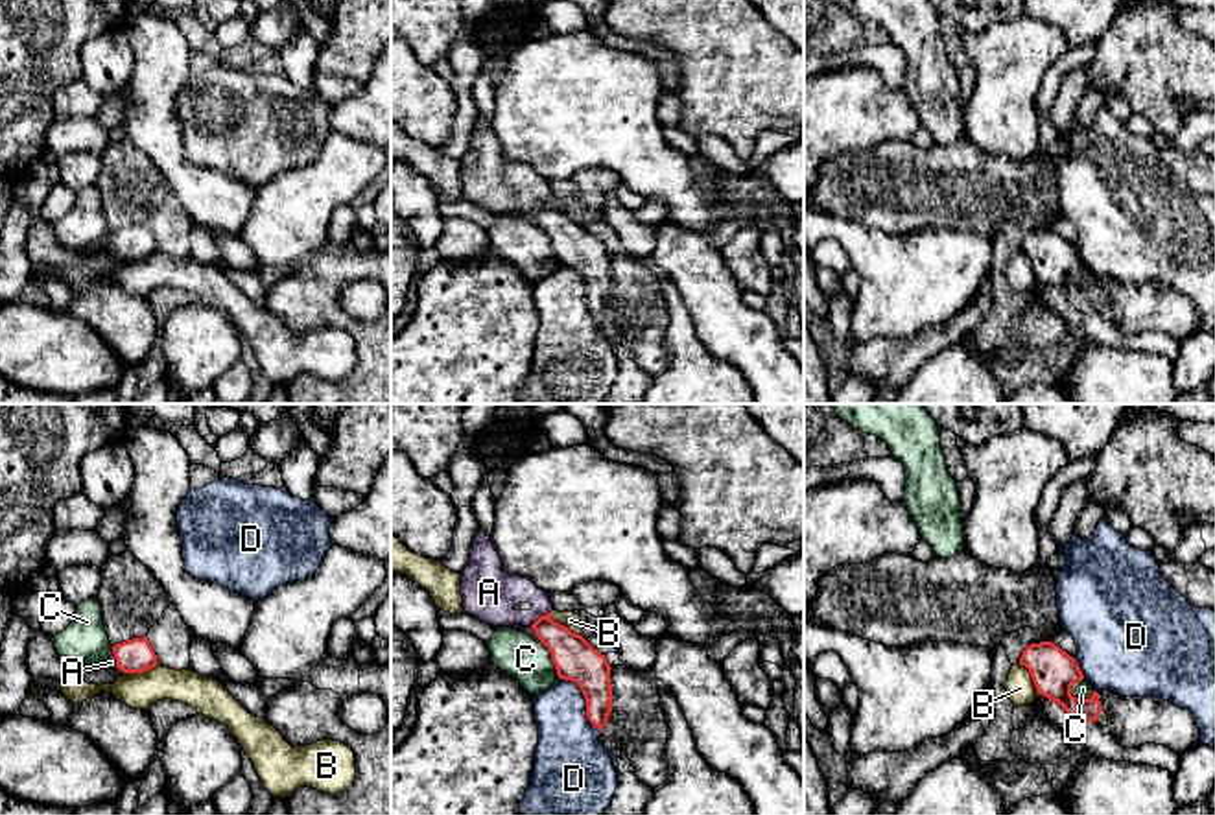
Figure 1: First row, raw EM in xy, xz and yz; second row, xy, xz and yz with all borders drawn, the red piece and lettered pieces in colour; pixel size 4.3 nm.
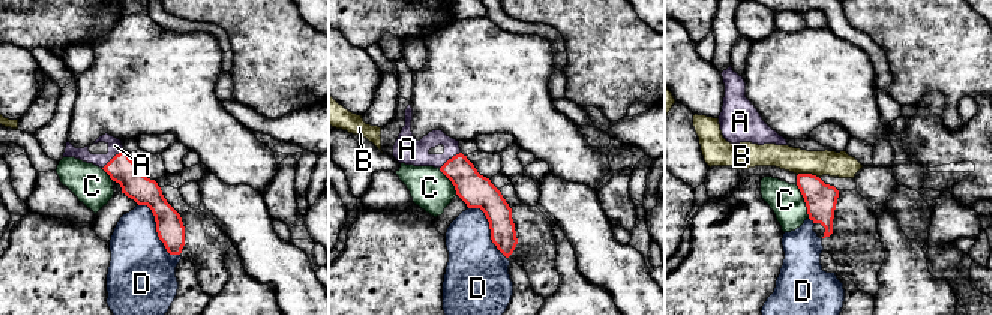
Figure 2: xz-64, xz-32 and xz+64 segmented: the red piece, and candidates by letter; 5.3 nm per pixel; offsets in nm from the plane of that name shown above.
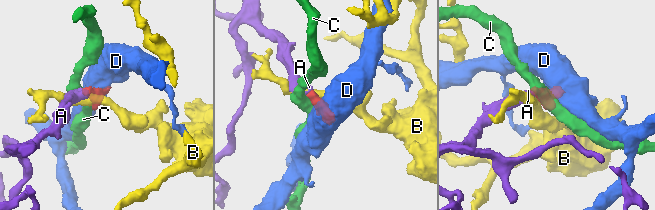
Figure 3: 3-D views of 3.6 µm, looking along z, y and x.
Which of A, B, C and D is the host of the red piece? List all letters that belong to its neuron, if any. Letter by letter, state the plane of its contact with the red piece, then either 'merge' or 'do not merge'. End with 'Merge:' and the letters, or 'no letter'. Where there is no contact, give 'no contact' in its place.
A: xy | merge
B: xz | do not merge
C: yz | do not merge
D: xz | do not merge
Merge: A

